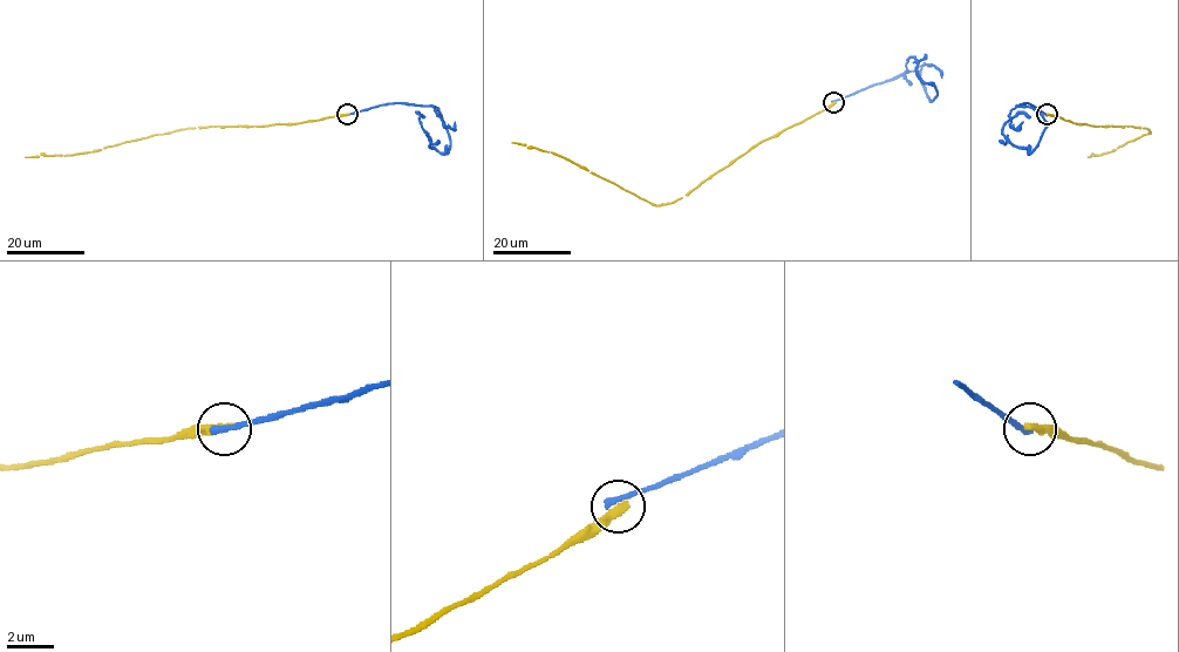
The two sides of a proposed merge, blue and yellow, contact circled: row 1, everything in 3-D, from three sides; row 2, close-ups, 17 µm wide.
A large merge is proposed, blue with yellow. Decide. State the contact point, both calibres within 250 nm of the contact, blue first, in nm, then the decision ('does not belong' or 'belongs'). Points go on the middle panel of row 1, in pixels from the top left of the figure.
at (833, 102); 300 nm thick on the blue side, 400 nm on the other; does not belong

